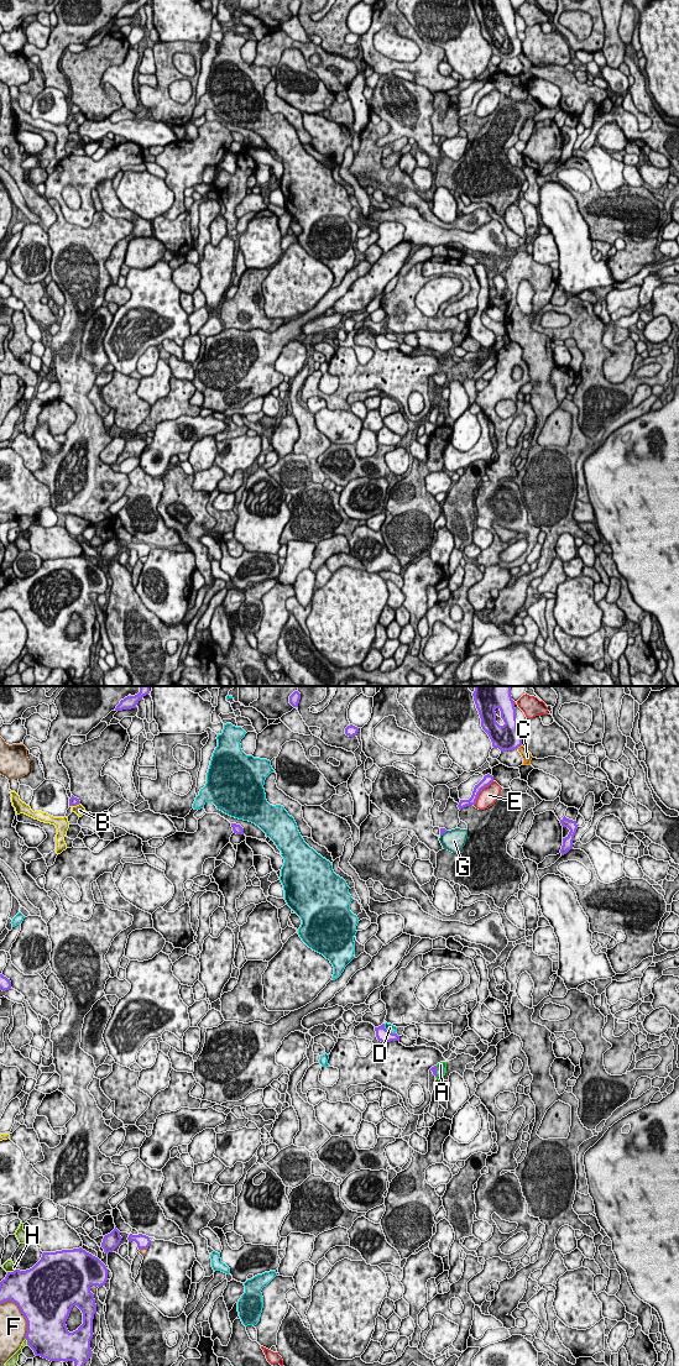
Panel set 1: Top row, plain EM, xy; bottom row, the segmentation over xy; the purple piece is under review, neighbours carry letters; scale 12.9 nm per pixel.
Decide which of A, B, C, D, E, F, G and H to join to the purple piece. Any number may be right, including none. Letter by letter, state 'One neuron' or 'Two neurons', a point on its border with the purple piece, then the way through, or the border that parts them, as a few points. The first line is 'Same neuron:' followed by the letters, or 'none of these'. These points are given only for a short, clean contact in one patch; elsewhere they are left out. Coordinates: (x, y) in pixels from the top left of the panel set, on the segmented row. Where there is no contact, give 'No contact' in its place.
Same neuron: A
A: One neuron. Touches purple at xy (435, 1072). Path across: xy (442, 1069), (435, 1072), (440, 1064)
B: Two neurons. Touches purple at xy (74, 805)
C: Two neurons. Touches purple at xy (518, 746)
D: Two neurons. Touches purple at xy (387, 1031)
E: Two neurons. Touches purple at xy (480, 791)
F: Two neurons. Touches purple at xy (22, 1313)
G: Two neurons. Touches purple at xy (443, 832). Boundary: xy (447, 831), (440, 836)
H: Two neurons. Touches purple at xy (11, 1272)

